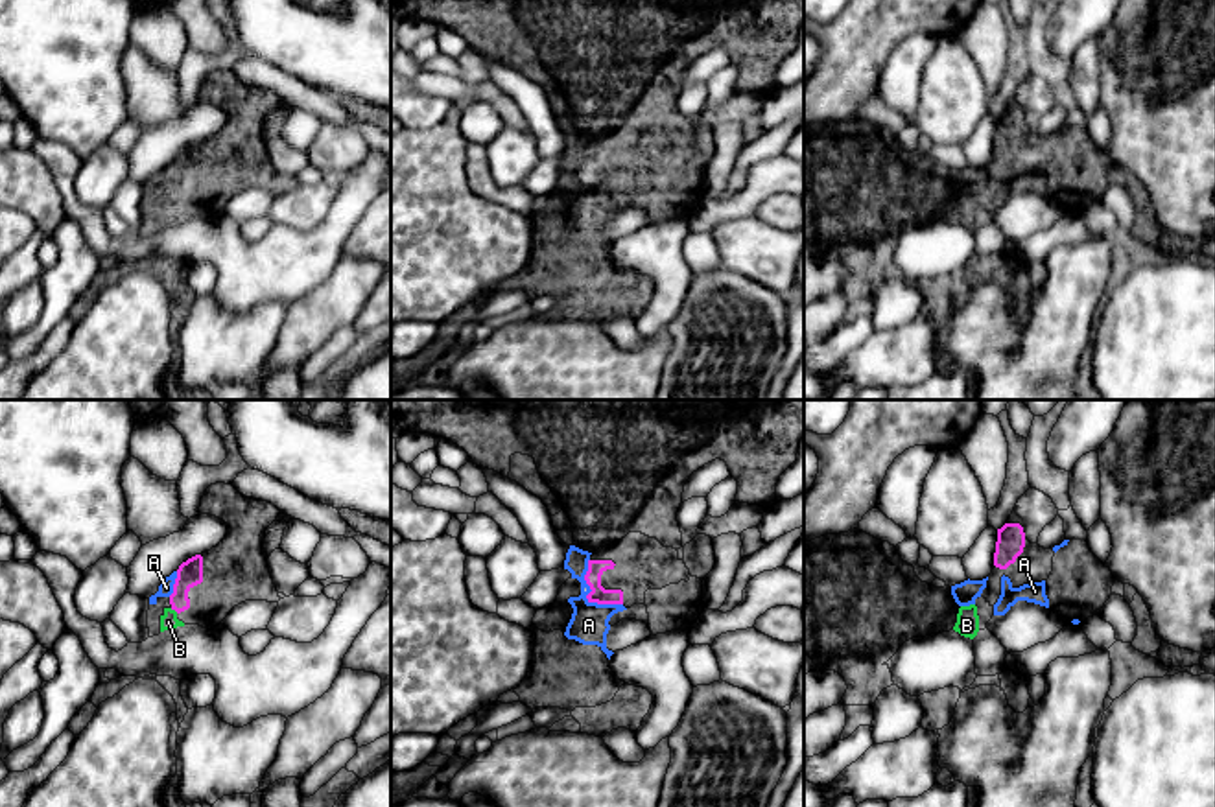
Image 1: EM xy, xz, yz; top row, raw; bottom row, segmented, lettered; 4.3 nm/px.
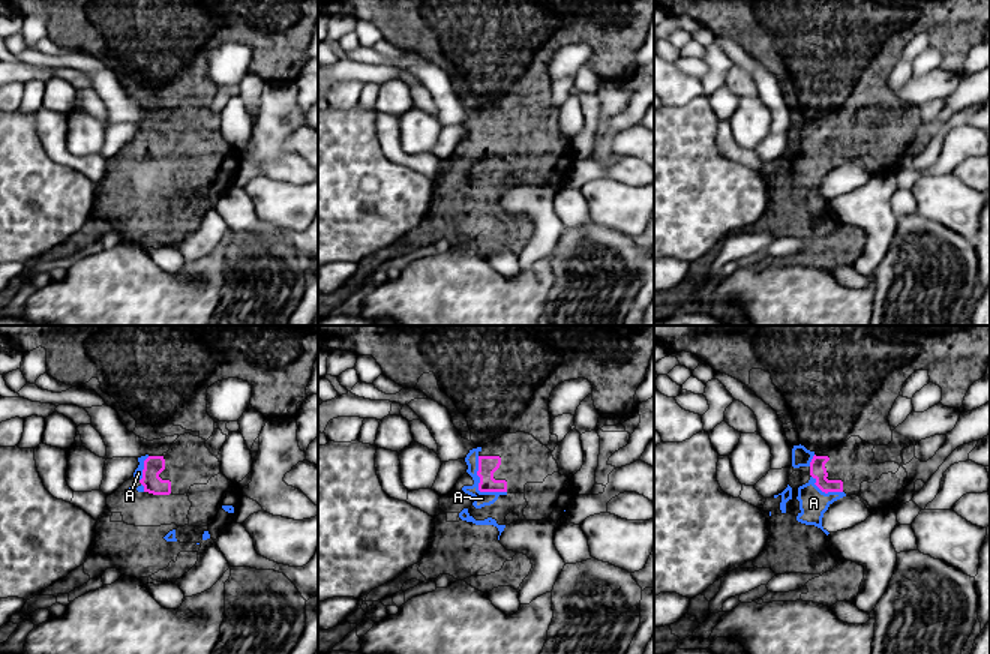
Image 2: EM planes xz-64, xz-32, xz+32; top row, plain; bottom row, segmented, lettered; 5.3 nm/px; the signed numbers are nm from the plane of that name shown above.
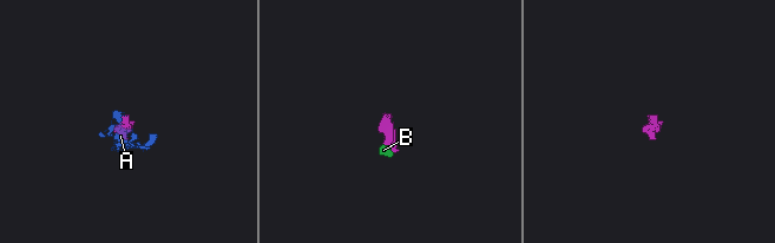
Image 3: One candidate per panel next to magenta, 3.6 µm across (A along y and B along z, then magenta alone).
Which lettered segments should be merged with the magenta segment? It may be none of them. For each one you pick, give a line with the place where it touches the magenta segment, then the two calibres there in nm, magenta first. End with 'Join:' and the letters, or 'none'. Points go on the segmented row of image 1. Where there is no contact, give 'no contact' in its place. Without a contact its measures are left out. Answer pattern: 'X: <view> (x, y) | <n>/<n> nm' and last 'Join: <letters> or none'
A: xz (587, 596) | 70/170 nm
B: xy (174, 608) | 110/70 nm
Join: A, B

